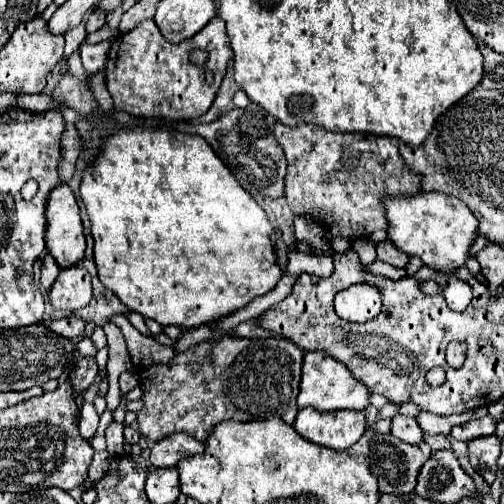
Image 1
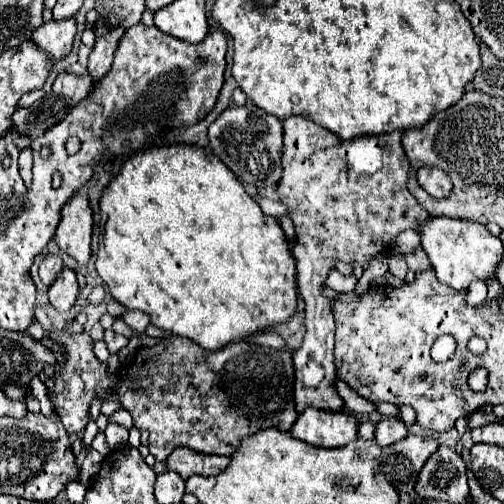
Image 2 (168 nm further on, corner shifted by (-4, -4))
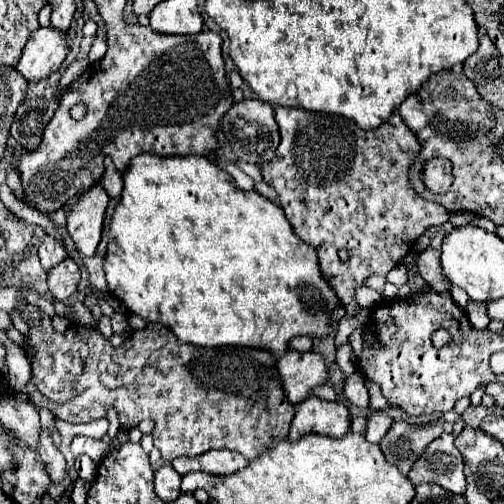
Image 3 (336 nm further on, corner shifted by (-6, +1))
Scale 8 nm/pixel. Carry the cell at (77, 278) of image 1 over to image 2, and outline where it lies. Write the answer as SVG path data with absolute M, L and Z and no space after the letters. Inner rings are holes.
M68 267L62 269L62 273L58 275L58 279L50 285L48 289L48 299L50 305L58 311L68 311L74 307L76 299L78 299L78 279L76 273Z

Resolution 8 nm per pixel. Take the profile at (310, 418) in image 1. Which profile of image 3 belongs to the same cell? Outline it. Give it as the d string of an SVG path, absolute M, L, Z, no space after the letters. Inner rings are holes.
M310 396L296 408L288 438L298 440L302 434L316 432L320 436L342 438L350 430L350 412L342 402L328 402Z

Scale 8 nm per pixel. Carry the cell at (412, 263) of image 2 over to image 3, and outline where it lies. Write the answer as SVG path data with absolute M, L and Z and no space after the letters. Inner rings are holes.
M426 248L418 254L418 272L434 290L448 290L450 282L444 278L440 268L440 252L434 248Z

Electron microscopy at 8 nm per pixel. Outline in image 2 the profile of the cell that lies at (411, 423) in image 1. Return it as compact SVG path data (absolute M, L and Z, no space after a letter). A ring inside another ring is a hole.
M384 417L376 423L376 431L374 431L374 441L384 447L384 445L392 445L396 443L396 439L404 439L404 435L408 435L406 425L398 419L398 417Z

